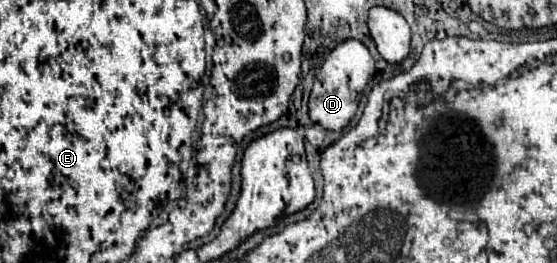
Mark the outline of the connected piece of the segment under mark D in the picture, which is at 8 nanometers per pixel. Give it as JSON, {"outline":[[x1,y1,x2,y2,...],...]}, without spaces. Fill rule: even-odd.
{"outline":[[345,40,337,44,315,76,315,86,309,96,311,120,323,126,325,130,343,130,357,112,357,98,353,94,367,86,371,74,373,74,373,56,369,54,363,42]]}

